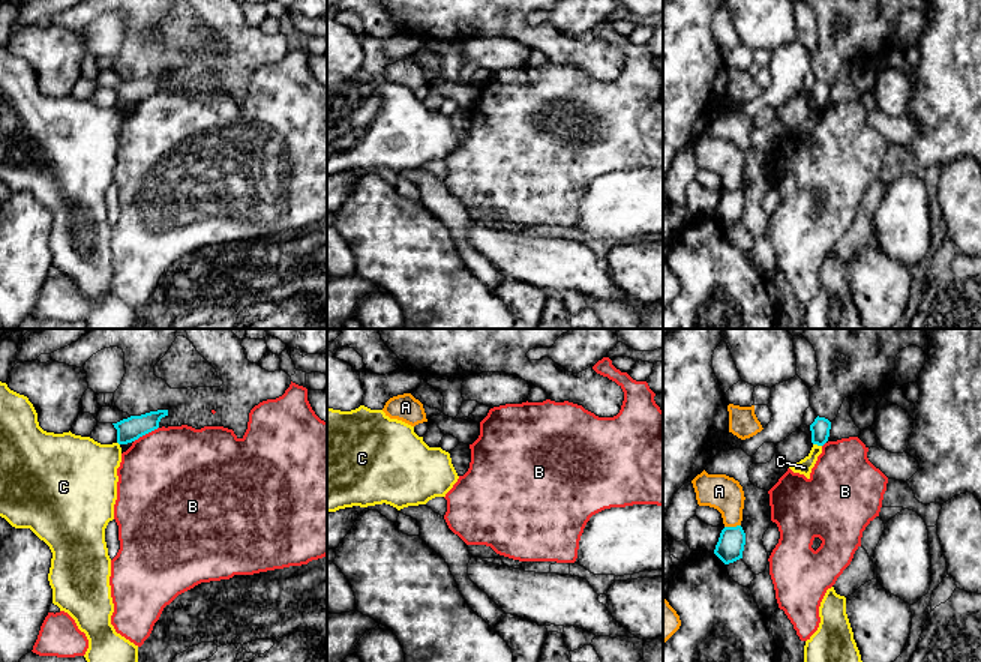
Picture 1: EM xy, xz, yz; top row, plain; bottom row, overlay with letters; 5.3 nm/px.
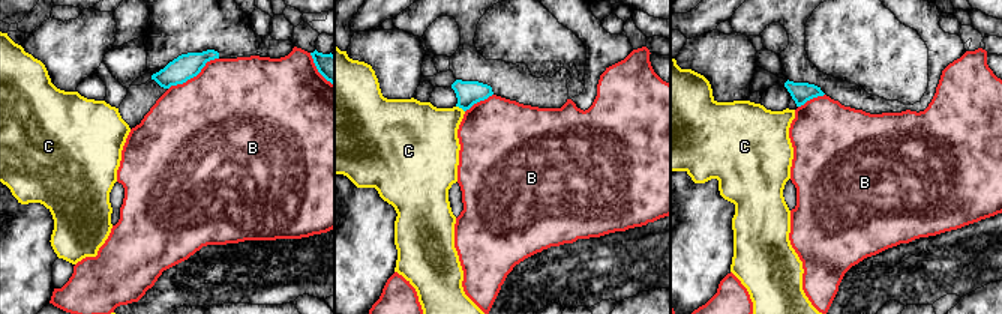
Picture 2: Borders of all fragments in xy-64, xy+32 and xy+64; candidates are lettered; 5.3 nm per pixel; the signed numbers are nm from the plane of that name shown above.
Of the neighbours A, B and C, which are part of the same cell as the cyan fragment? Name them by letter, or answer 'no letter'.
no letter

